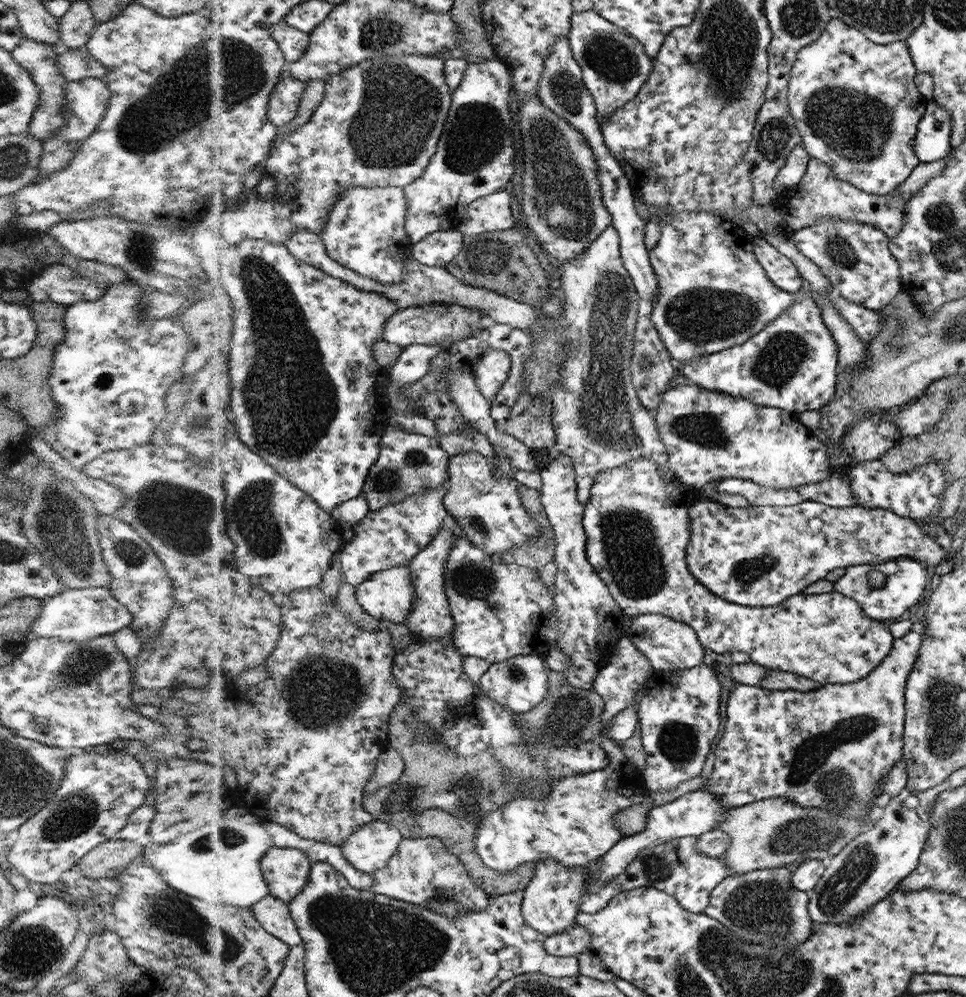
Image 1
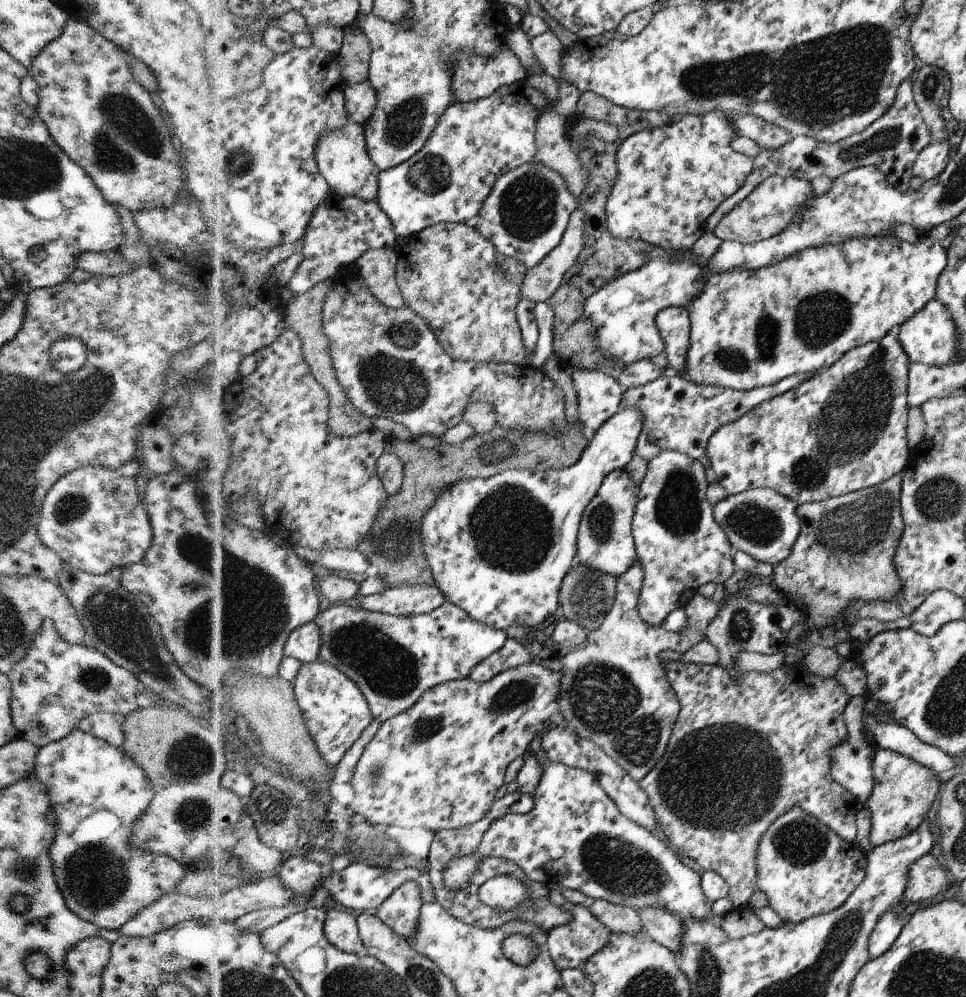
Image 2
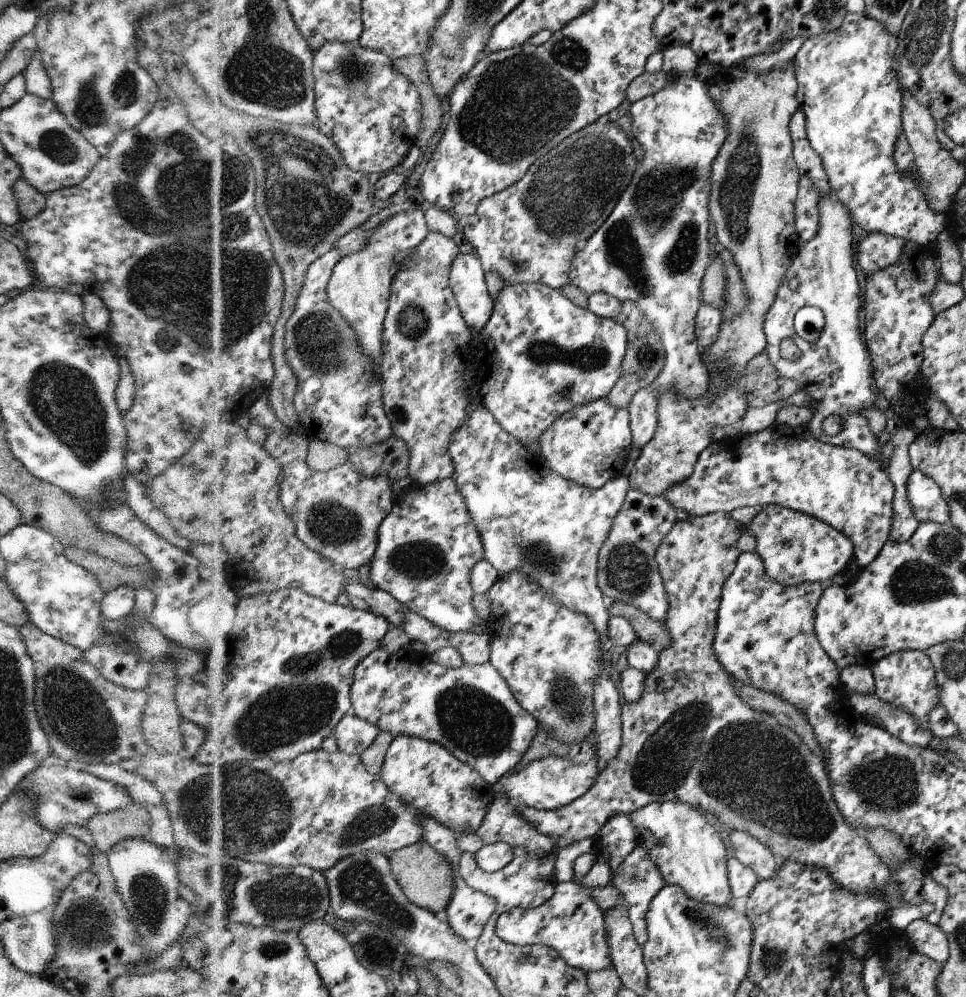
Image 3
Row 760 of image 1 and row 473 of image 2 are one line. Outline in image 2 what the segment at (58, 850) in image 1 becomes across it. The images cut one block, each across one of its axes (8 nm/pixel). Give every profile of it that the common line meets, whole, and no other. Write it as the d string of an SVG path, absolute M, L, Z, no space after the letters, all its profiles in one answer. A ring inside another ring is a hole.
M132 458L114 469L85 464L58 478L43 497L39 509L36 524L39 540L62 561L92 575L104 575L112 568L126 567L141 560L152 537L146 510L137 500L139 492L135 487L135 476L141 466Z

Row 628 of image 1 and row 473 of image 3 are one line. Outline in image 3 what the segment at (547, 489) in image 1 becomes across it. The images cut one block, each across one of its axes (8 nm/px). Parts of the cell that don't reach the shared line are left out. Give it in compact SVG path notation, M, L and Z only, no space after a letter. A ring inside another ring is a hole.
M599 398L563 414L542 434L537 444L544 468L581 486L601 489L611 479L622 475L629 457L631 432L627 410L613 408L606 398Z

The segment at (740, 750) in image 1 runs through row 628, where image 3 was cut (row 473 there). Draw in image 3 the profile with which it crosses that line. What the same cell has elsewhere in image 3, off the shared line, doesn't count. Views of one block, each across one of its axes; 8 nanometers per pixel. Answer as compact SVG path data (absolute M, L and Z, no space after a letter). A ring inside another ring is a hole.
M912 470L905 482L905 489L907 494L907 502L911 506L911 512L918 522L935 522L938 524L945 524L950 521L950 506L943 499L941 488L929 476L922 474L919 470Z

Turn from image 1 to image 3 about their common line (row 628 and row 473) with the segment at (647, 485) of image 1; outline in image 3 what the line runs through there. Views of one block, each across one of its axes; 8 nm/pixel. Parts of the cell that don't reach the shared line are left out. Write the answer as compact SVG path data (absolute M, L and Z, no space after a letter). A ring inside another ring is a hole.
M773 423L751 435L741 434L730 436L722 442L713 441L699 454L694 473L686 481L671 486L661 497L669 506L673 506L673 510L684 510L691 516L703 516L716 511L730 514L737 508L777 505L821 519L827 526L842 531L852 540L853 562L858 569L870 565L878 557L890 540L894 524L894 484L891 483L889 472L883 470L880 460L850 447L827 445L810 435L805 425L791 428Z

